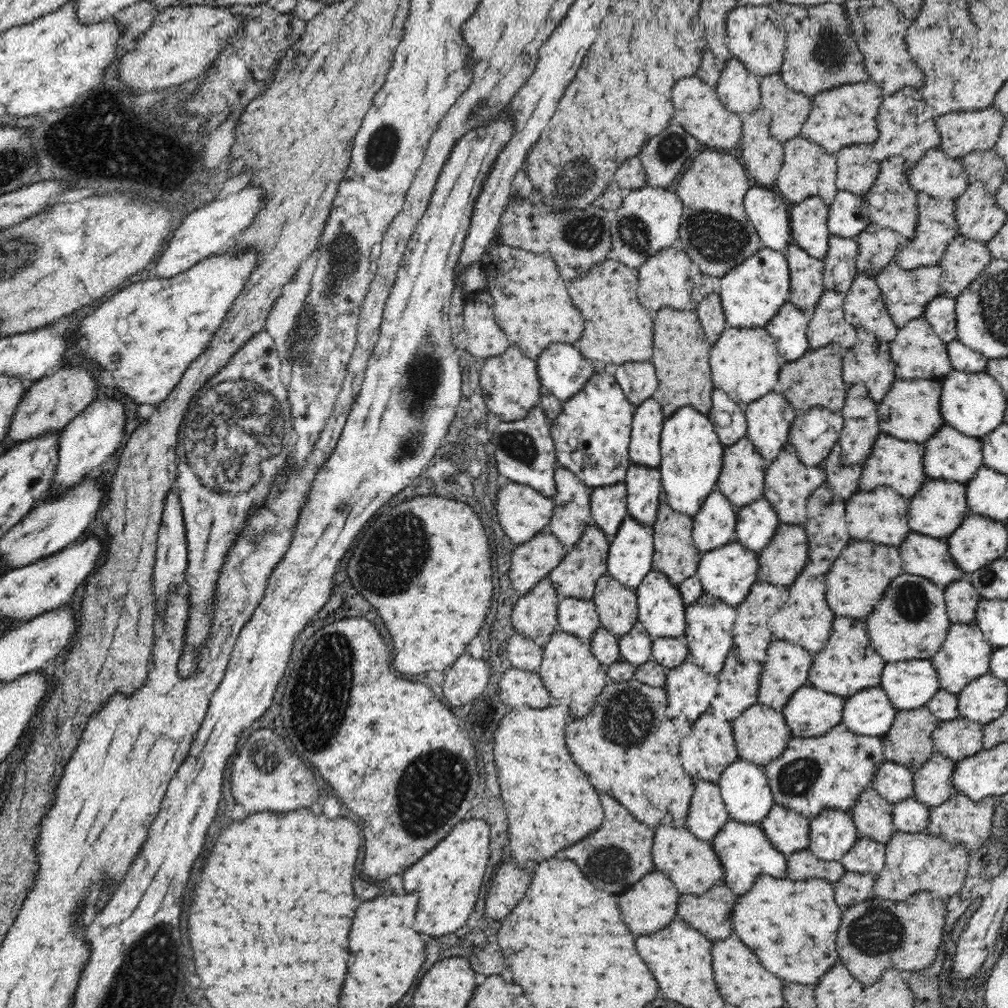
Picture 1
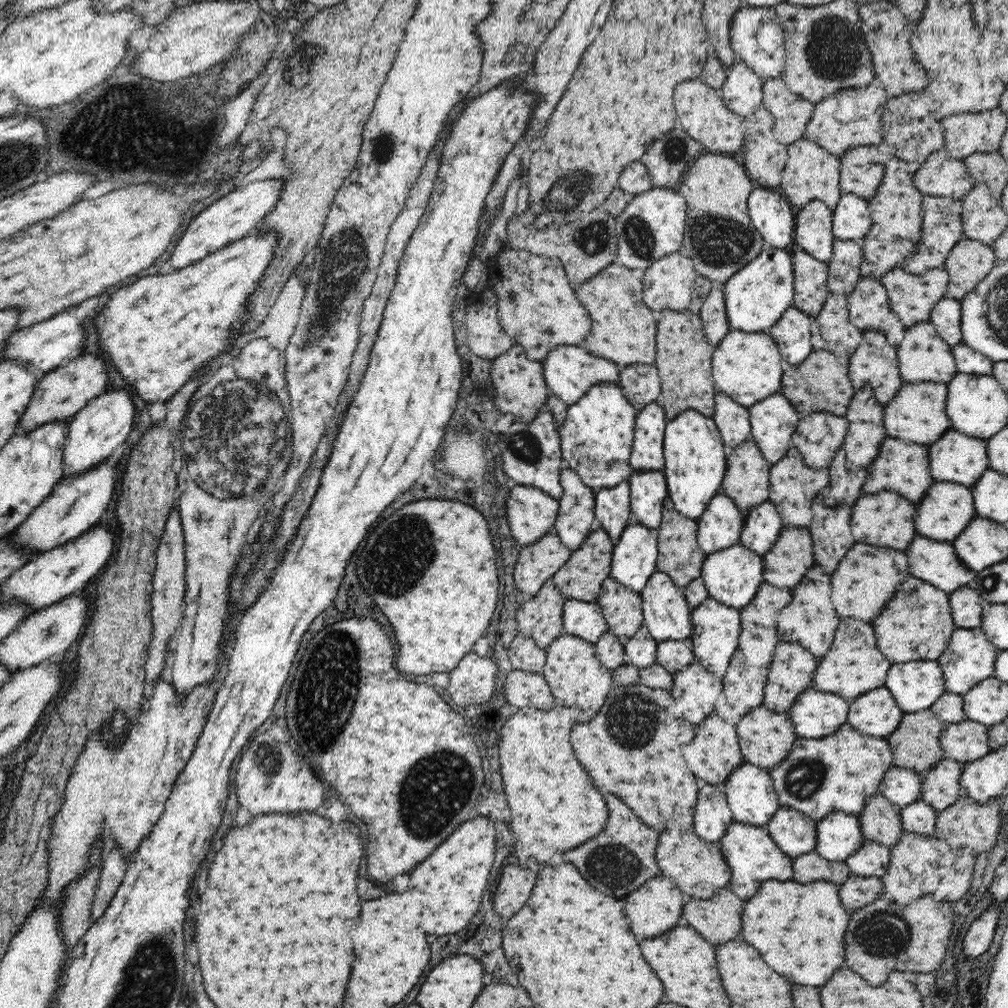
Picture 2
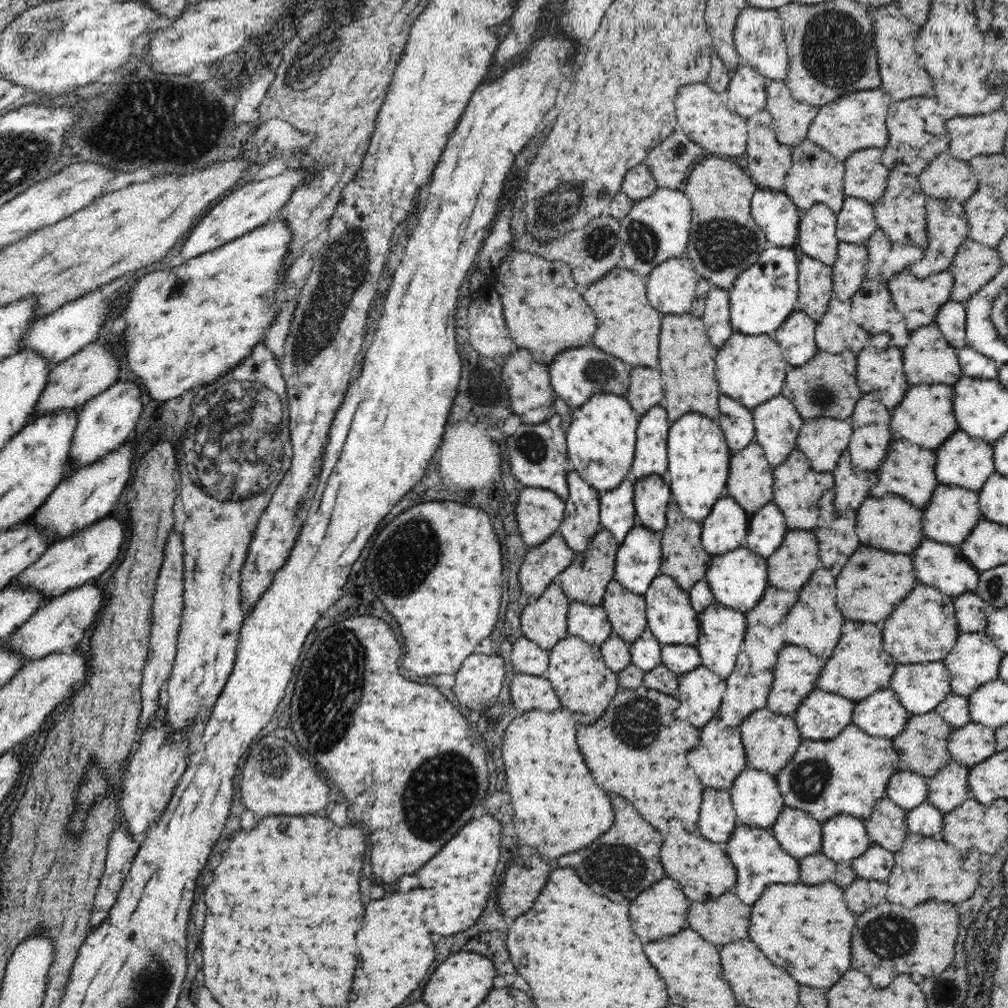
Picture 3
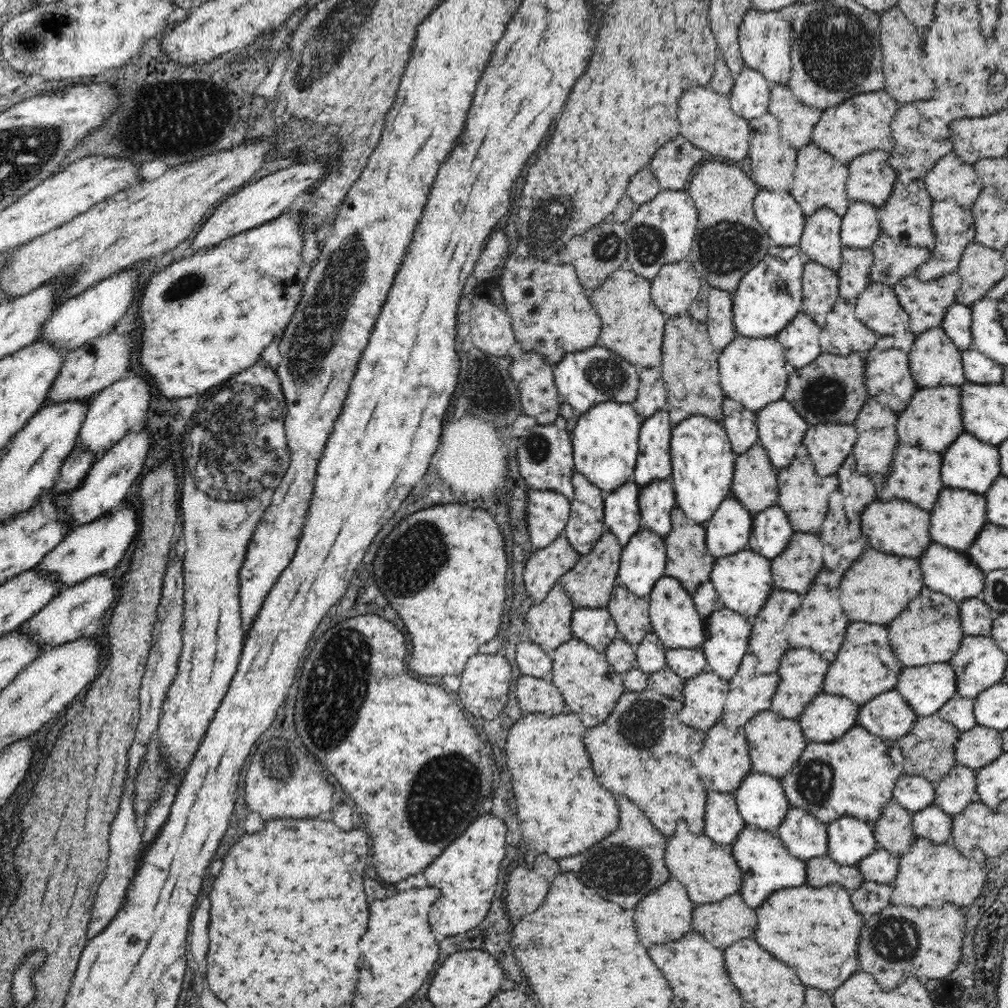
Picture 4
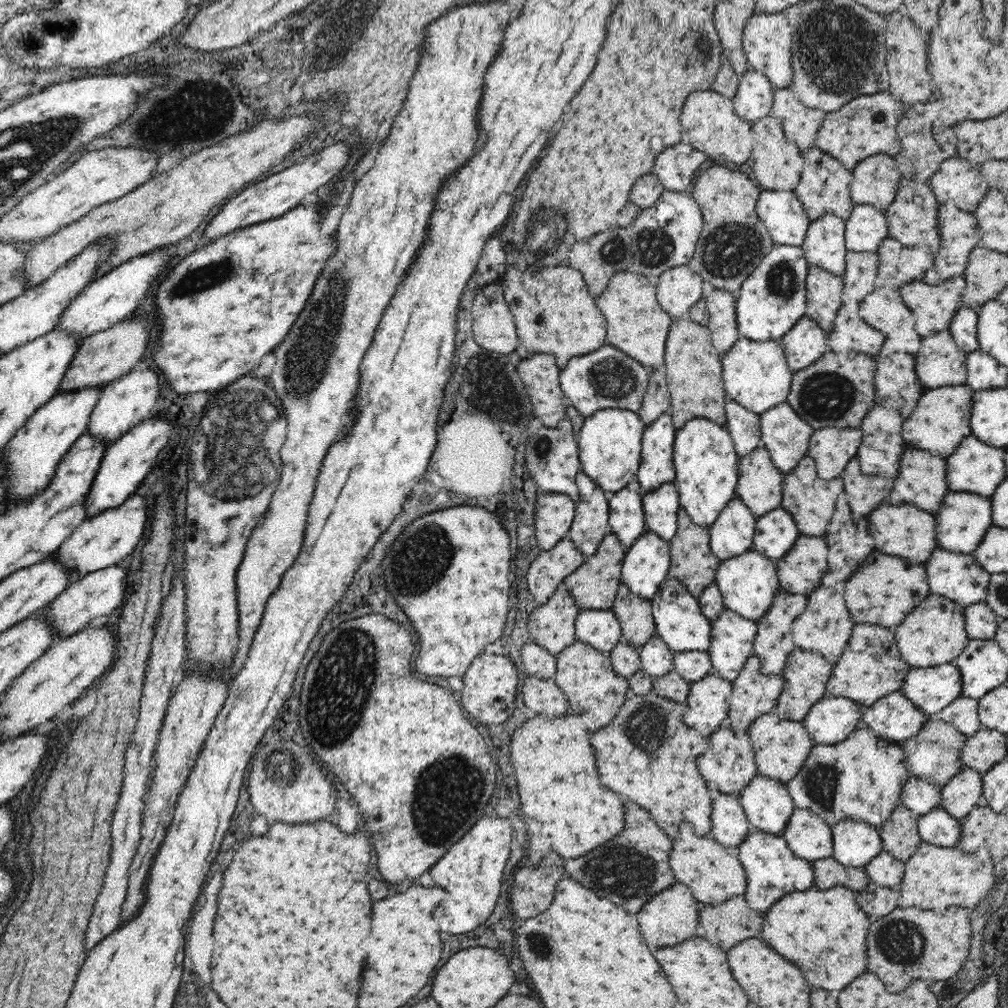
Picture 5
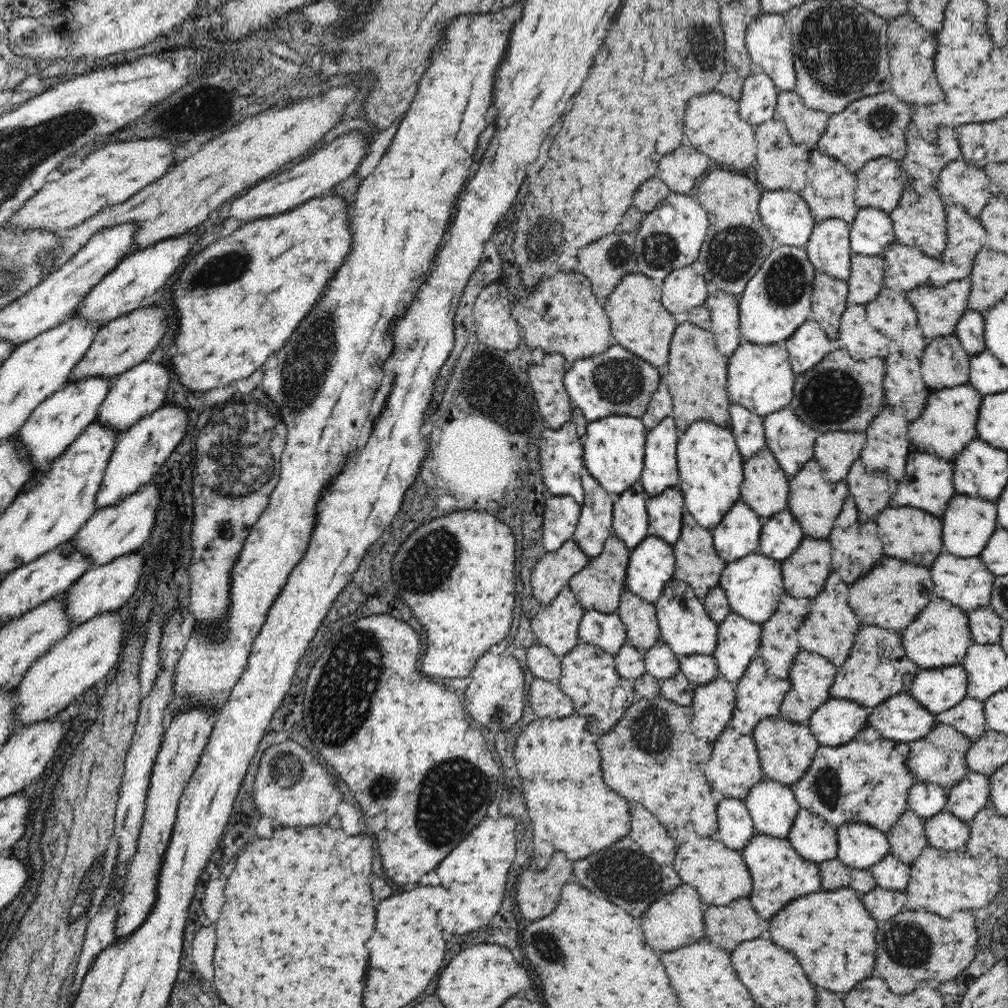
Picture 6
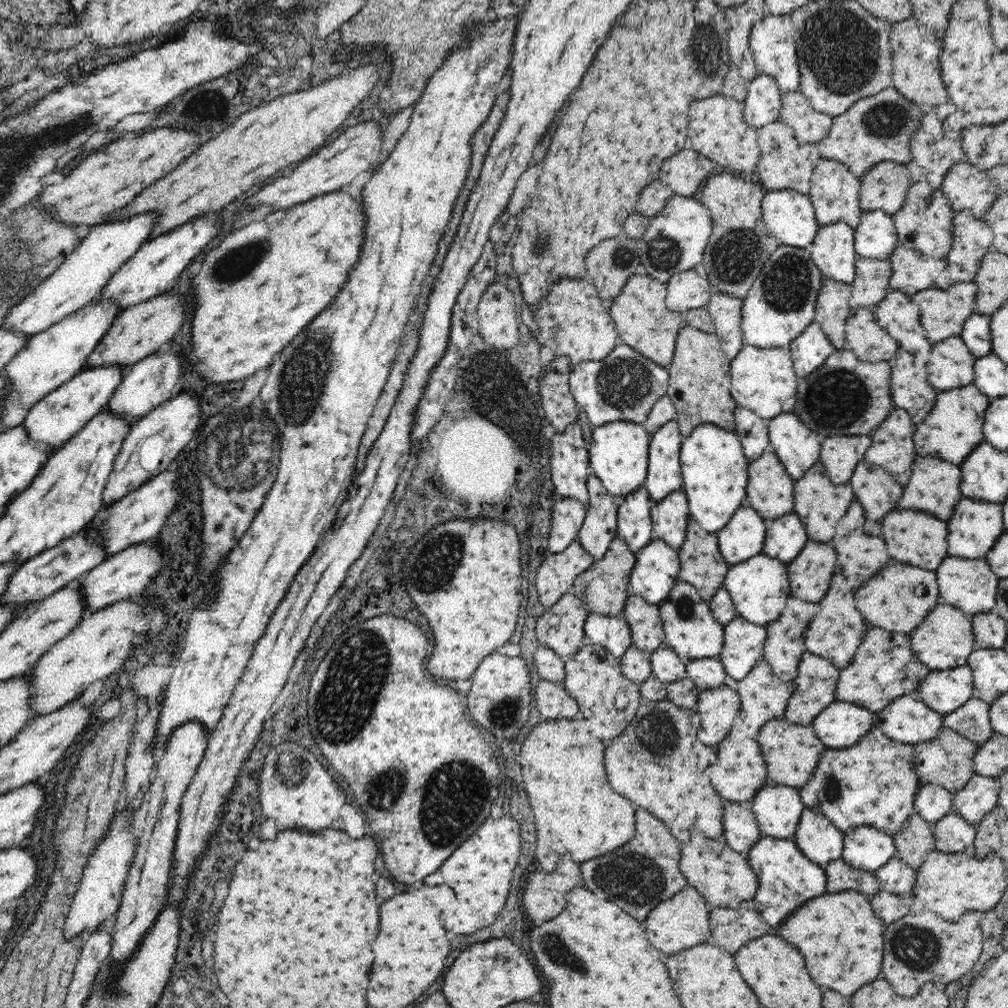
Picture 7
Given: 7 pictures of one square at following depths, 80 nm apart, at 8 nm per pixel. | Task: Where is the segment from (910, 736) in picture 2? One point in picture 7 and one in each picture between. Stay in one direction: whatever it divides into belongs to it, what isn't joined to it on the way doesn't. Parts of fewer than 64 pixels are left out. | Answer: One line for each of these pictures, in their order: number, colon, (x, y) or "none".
3: (922, 747)
4: (929, 748)
5: (934, 754)
6: (940, 757)
7: (948, 760)

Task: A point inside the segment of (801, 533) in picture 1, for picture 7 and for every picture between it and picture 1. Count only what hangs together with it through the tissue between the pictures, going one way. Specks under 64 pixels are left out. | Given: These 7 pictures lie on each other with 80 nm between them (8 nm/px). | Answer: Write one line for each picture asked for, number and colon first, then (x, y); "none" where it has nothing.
2: (787, 563)
3: (790, 567)
4: (795, 570)
5: (800, 572)
6: (805, 572)
7: (810, 573)

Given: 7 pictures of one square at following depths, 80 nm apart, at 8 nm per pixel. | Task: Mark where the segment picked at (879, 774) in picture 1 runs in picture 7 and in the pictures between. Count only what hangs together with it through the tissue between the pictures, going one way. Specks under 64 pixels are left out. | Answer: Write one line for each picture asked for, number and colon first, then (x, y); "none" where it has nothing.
2: (901, 786)
3: (907, 789)
4: (914, 793)
5: (918, 795)
6: (927, 799)
7: (932, 802)

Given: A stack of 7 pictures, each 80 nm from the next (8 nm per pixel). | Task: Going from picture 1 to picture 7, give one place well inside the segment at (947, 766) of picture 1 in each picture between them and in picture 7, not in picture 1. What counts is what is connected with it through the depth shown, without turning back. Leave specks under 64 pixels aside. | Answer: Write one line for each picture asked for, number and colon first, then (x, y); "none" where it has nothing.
2: (941, 787)
3: (949, 788)
4: (957, 789)
5: (964, 792)
6: (965, 799)
7: (979, 797)

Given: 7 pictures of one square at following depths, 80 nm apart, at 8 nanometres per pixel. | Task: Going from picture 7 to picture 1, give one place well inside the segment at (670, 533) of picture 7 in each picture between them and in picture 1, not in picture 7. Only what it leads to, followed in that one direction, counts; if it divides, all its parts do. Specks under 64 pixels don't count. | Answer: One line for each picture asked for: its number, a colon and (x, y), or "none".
1: (644, 486)
2: (649, 489)
3: (652, 494)
4: (656, 501)
5: (661, 506)
6: (665, 512)

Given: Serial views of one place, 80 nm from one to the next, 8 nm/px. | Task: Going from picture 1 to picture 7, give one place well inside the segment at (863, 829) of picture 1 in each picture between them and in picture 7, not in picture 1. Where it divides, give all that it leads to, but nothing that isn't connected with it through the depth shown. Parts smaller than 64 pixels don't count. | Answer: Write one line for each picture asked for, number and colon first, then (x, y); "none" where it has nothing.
2: (881, 822)
3: (887, 826)
4: (893, 830)
5: (900, 834)
6: (908, 839)
7: (913, 843)

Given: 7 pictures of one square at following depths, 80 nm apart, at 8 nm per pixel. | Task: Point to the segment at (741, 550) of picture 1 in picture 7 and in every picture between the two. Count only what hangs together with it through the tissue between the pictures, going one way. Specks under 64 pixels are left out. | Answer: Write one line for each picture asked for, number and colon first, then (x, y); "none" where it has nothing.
2: (733, 575)
3: (738, 578)
4: (743, 581)
5: (748, 583)
6: (754, 585)
7: (760, 587)

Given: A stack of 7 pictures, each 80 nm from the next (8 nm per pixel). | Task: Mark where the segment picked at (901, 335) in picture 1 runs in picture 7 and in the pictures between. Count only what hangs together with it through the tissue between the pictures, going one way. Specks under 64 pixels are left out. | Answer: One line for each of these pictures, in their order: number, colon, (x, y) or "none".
2: (924, 356)
3: (929, 358)
4: (935, 360)
5: (940, 362)
6: (945, 364)
7: (951, 364)

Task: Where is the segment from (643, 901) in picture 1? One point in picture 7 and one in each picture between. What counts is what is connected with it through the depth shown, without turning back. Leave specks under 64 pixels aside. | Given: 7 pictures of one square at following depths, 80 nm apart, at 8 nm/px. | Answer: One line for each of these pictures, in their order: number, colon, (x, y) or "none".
2: (656, 907)
3: (661, 911)
4: (665, 915)
5: (673, 917)
6: (675, 921)
7: (675, 925)

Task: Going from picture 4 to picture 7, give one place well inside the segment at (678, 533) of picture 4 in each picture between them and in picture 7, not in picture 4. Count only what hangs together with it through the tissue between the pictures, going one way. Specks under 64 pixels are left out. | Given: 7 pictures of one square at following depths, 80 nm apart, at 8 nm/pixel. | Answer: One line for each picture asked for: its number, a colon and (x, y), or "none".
5: (692, 562)
6: (697, 563)
7: (702, 565)

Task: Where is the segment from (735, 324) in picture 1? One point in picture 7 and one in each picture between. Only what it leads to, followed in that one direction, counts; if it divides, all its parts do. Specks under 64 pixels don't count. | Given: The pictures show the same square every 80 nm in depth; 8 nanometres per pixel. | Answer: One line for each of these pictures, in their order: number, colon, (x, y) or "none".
2: (756, 297)
3: (764, 296)
4: (768, 297)
5: (770, 301)
6: (777, 300)
7: (781, 303)

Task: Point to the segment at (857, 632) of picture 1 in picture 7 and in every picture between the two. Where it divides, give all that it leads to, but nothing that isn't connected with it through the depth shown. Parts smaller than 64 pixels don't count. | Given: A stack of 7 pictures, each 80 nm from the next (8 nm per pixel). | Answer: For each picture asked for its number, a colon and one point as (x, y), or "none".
2: (854, 665)
3: (860, 666)
4: (866, 666)
5: (871, 667)
6: (878, 668)
7: (885, 668)

